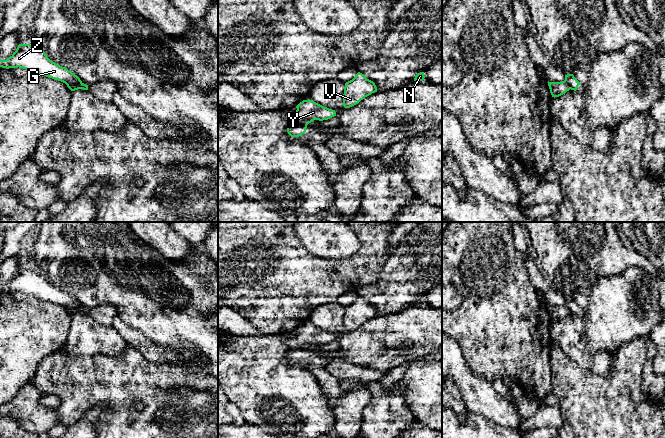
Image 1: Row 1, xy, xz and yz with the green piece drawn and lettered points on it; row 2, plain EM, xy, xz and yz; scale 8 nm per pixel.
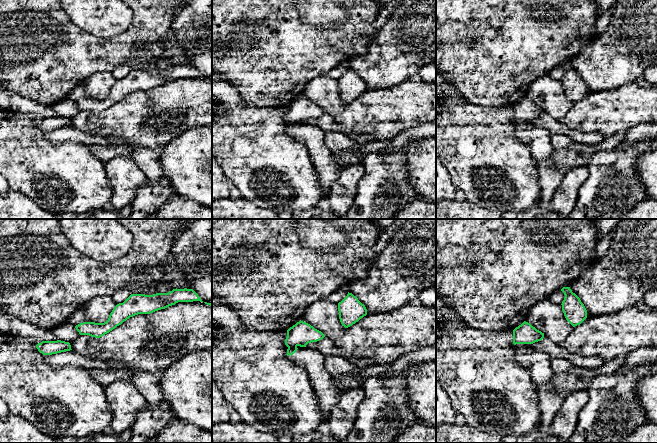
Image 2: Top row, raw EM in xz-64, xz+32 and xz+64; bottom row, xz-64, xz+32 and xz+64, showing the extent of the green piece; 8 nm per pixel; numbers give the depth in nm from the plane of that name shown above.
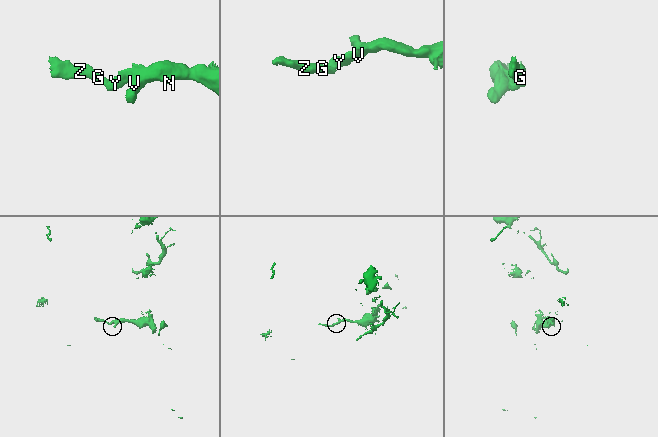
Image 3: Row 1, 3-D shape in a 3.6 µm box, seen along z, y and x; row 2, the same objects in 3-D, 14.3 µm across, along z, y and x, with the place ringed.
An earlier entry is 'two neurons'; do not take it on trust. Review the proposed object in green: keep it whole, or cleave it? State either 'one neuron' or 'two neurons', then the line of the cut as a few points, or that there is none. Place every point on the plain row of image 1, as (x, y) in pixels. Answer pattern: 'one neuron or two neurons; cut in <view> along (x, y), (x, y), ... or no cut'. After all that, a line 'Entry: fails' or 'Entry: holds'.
two neurons; cut in xz along (289, 347), (304, 347), (306, 349)
Entry: holds

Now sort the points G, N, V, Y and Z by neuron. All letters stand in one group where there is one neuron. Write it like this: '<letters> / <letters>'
G Z / N V Y

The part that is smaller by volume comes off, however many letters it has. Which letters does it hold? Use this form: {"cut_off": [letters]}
{"cut_off": ["G", "Z"]}

